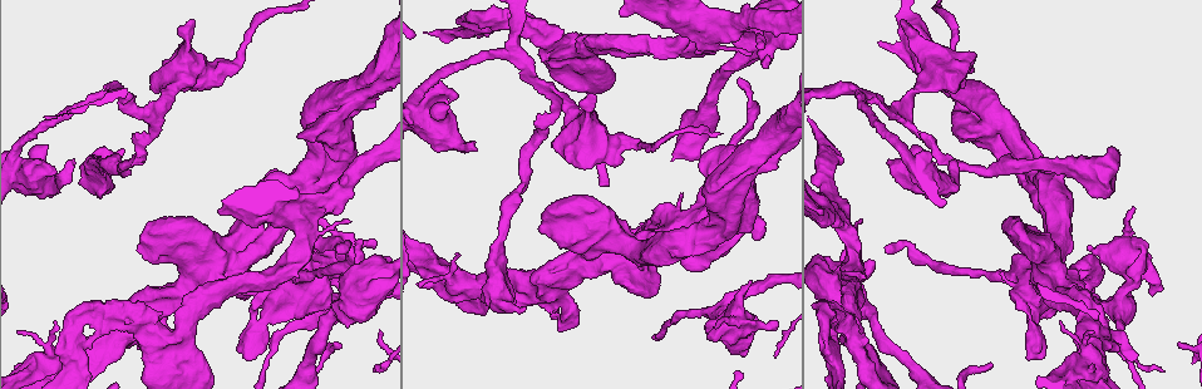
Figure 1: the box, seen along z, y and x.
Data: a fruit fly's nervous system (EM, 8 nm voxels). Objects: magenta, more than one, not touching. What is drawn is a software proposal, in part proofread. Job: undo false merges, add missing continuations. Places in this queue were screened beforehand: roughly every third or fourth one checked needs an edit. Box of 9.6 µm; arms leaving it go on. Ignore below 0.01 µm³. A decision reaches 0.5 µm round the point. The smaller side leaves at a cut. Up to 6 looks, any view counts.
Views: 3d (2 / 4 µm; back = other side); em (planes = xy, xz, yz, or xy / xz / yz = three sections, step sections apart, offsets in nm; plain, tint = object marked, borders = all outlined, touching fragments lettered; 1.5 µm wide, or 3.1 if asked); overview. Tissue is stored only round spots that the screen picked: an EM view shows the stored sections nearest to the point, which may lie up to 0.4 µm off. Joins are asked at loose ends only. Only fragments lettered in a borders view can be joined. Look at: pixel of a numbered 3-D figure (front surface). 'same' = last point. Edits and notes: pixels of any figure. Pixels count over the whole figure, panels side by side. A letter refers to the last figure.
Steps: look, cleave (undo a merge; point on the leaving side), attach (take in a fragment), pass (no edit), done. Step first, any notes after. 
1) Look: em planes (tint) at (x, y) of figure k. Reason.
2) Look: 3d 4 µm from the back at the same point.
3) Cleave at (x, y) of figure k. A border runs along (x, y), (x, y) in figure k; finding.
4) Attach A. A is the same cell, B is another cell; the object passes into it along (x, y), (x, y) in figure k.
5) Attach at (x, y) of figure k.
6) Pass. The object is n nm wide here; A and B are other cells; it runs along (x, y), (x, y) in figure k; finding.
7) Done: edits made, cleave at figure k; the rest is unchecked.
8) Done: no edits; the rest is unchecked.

Look: 3d 2 µm from the back at (519, 53) of figure 1. Branch point.

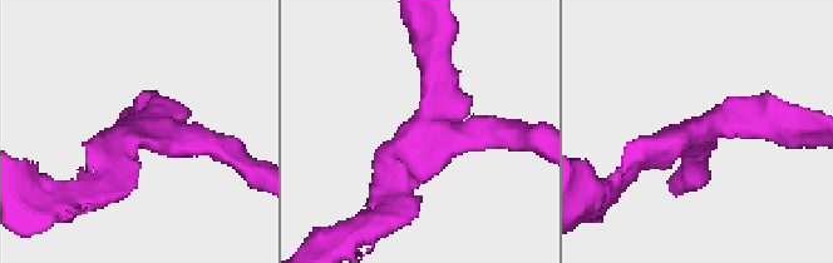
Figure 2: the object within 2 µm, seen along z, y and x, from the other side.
Look: em yz step 4 (tint) at (433, 137) of figure 2. 3 arms meet here; the arms are 180, 180, 240 nm wide; now the EM.

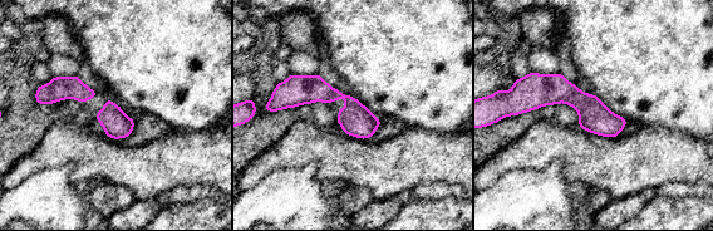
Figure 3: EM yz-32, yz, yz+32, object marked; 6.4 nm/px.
Look: em planes (borders) at the same point. Another direction.

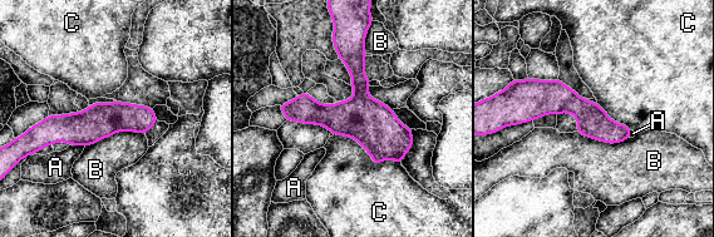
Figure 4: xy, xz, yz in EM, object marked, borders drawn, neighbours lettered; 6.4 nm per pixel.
Pass. A, B and C are other cells; a border runs along (144, 133), (116, 132), (85, 147) in figure 4; all the same cell.

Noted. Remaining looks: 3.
Look: em yz step 4 (borders) at (595, 97) of figure 1. Free end.

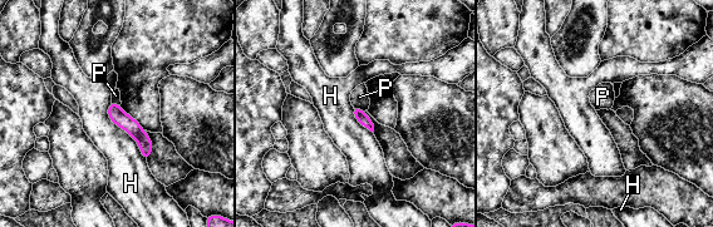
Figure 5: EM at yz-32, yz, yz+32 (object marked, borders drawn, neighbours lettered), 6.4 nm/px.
Look: em xz step 8 (borders) at the same point. Another direction.

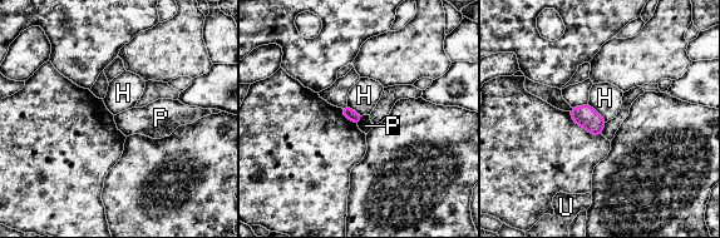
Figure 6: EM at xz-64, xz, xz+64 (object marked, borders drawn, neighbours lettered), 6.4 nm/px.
Pass. H, P and U are other cells; a border runs along (588, 103), (606, 122) in figure 6; none of them fits.

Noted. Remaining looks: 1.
Done: no edits; the rest is unchecked.

